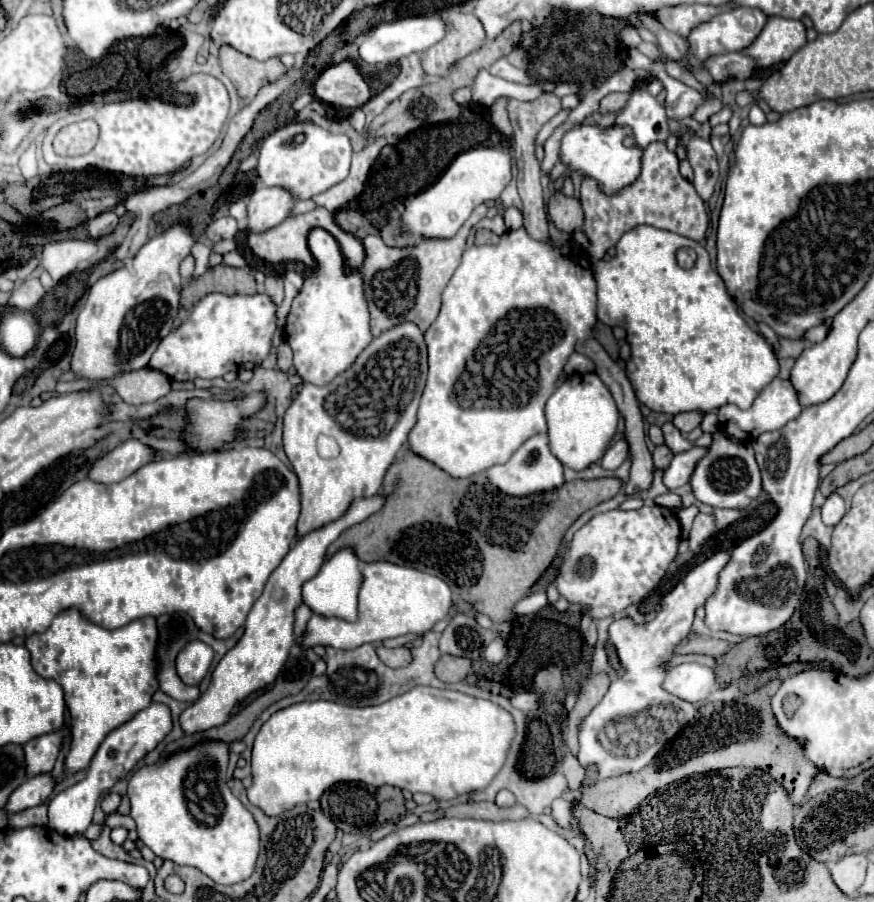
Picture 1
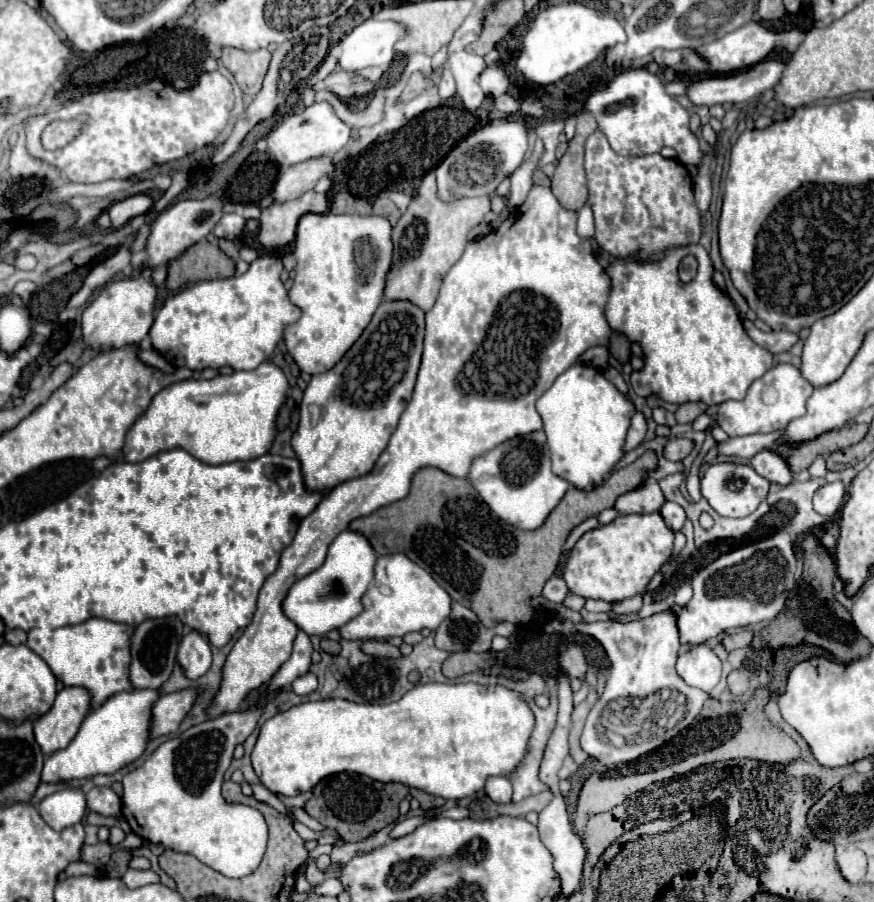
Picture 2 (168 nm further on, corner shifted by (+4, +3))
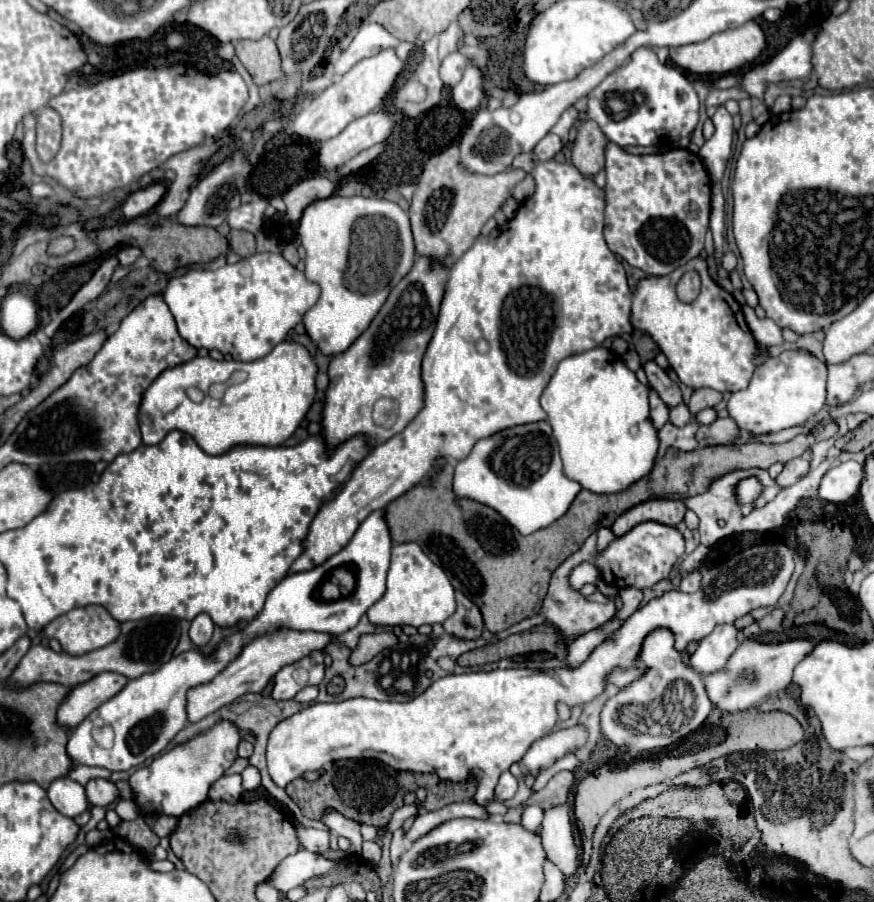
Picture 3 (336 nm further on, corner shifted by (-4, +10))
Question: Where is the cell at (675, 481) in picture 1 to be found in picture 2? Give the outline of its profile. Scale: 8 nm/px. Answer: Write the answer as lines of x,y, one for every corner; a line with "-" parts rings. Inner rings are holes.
770,432
770,434
750,434
750,436
738,436
738,438
728,438
718,444
718,454
722,456
738,456
738,458
752,458
758,450
764,446
770,446
780,432

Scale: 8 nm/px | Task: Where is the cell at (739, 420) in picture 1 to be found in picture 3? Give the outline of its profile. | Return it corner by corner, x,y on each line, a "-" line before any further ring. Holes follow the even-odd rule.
784,351
778,357
768,357
756,367
748,387
732,393
728,401
730,417
740,425
740,429
758,435
802,425
826,403
826,375
826,363
798,351

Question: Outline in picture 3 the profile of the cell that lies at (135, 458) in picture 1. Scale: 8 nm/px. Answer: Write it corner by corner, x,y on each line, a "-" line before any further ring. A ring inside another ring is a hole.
282,341
276,345
266,357
256,361
234,361
234,359
222,359
216,361
212,357
194,357
182,365
176,365
172,369
162,371
156,381
146,389
138,413
140,429
142,429
142,441
146,445
160,443
170,431
178,429
182,433
188,433
200,449
206,453
224,453
228,445
282,445
300,425
300,421
306,417
310,405
316,397
316,373
318,365
308,353
308,349
294,341
-
214,385
224,389
224,395
216,399
210,391
-
196,387
204,393
204,399
200,403
194,403
188,399
186,389

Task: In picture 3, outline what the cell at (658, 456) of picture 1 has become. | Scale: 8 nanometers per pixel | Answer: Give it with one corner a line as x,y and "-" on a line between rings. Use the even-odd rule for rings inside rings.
726,417
726,419
716,419
712,425
702,425
696,433
698,445
706,447
706,445
732,445
736,443
740,435
740,429
736,425
734,419

